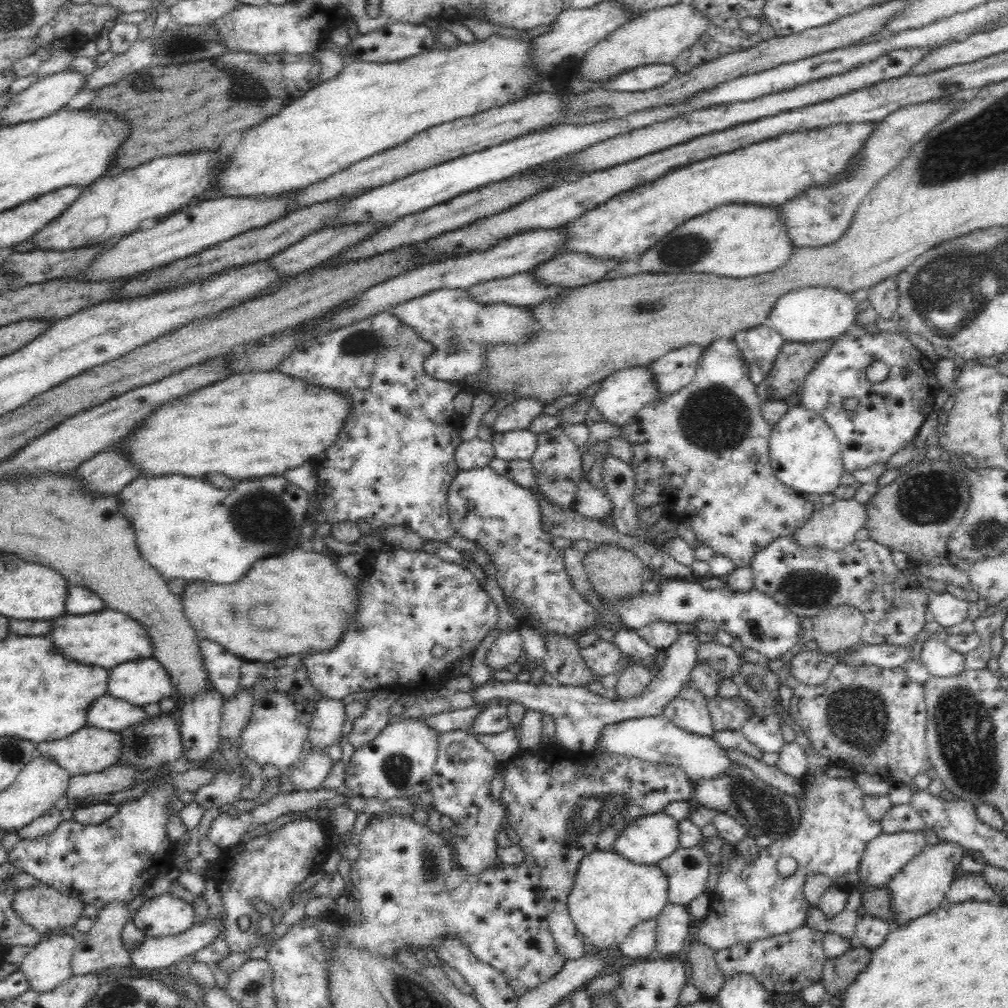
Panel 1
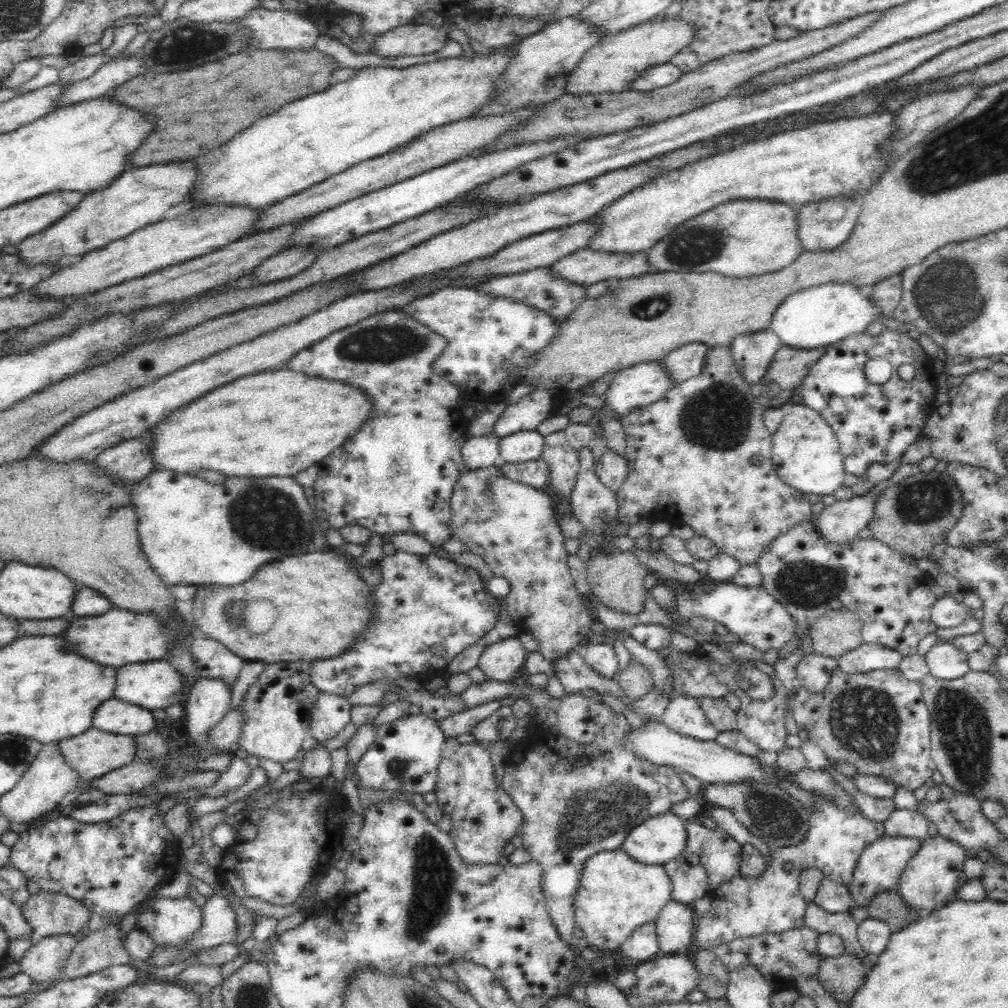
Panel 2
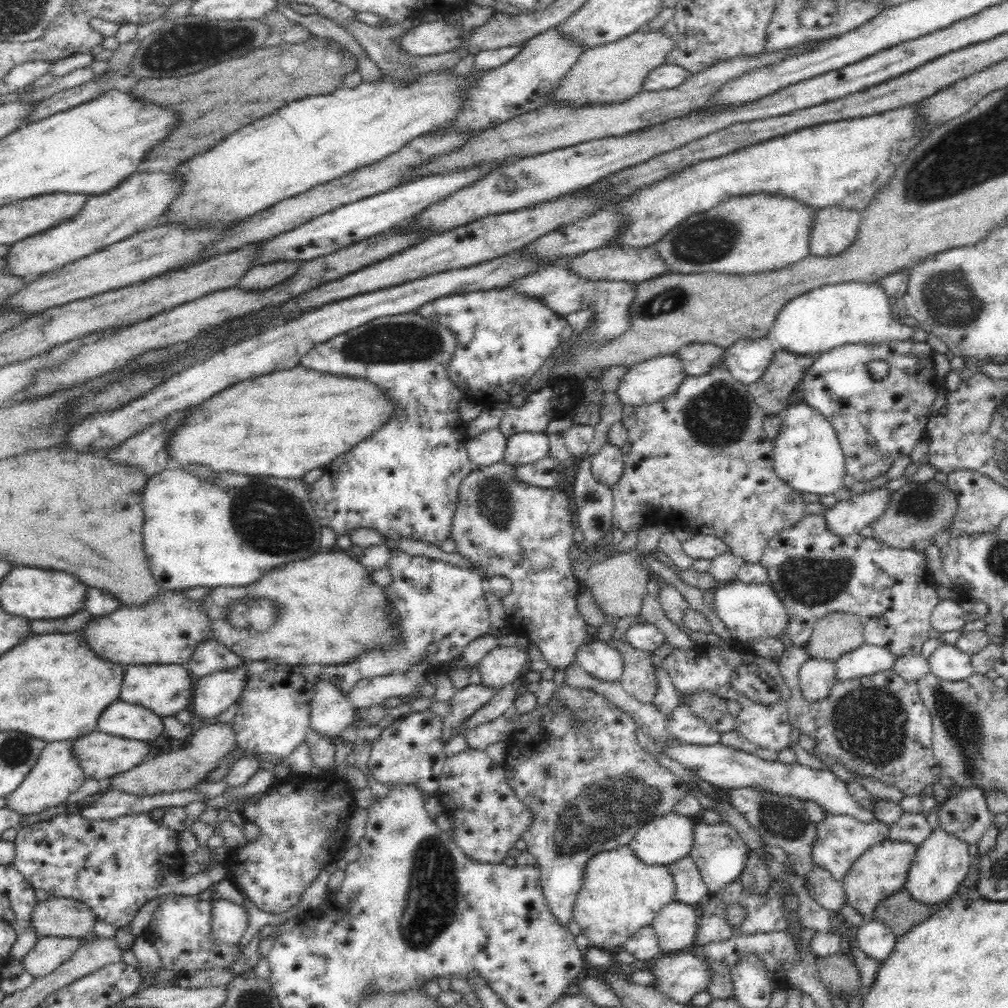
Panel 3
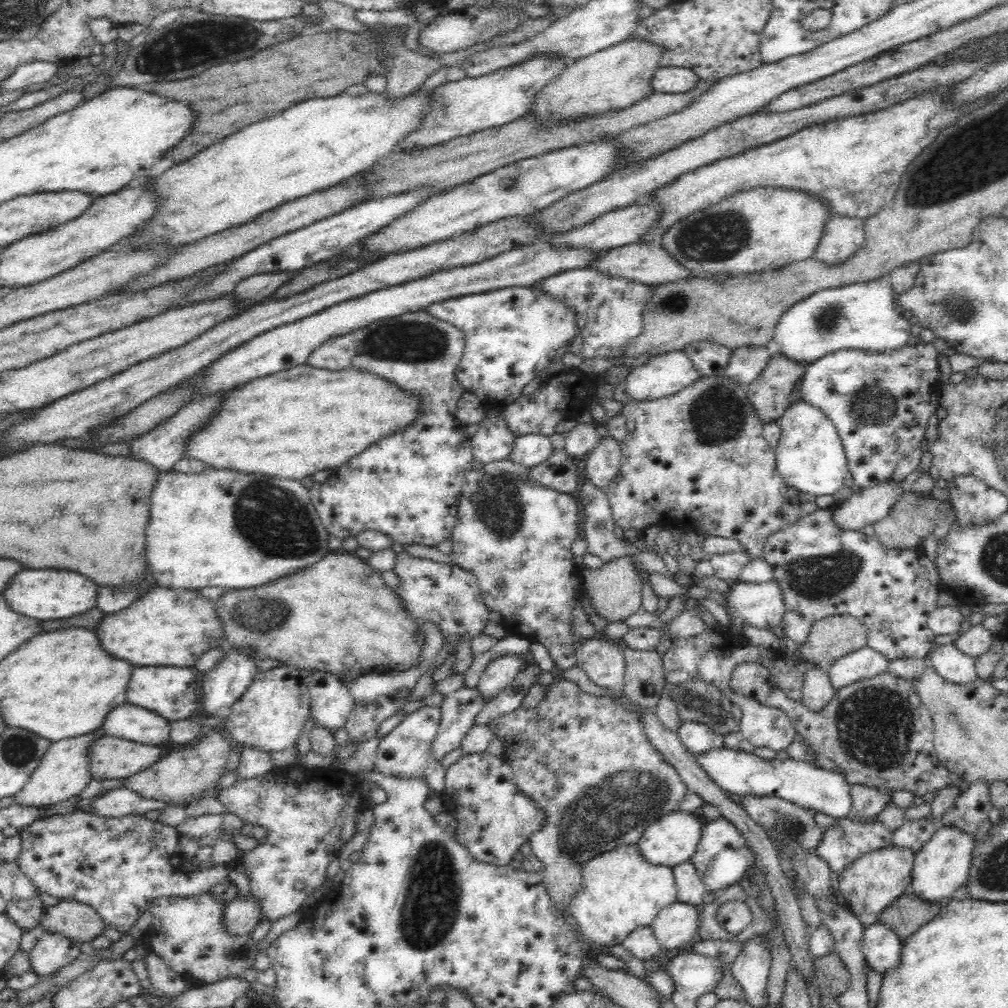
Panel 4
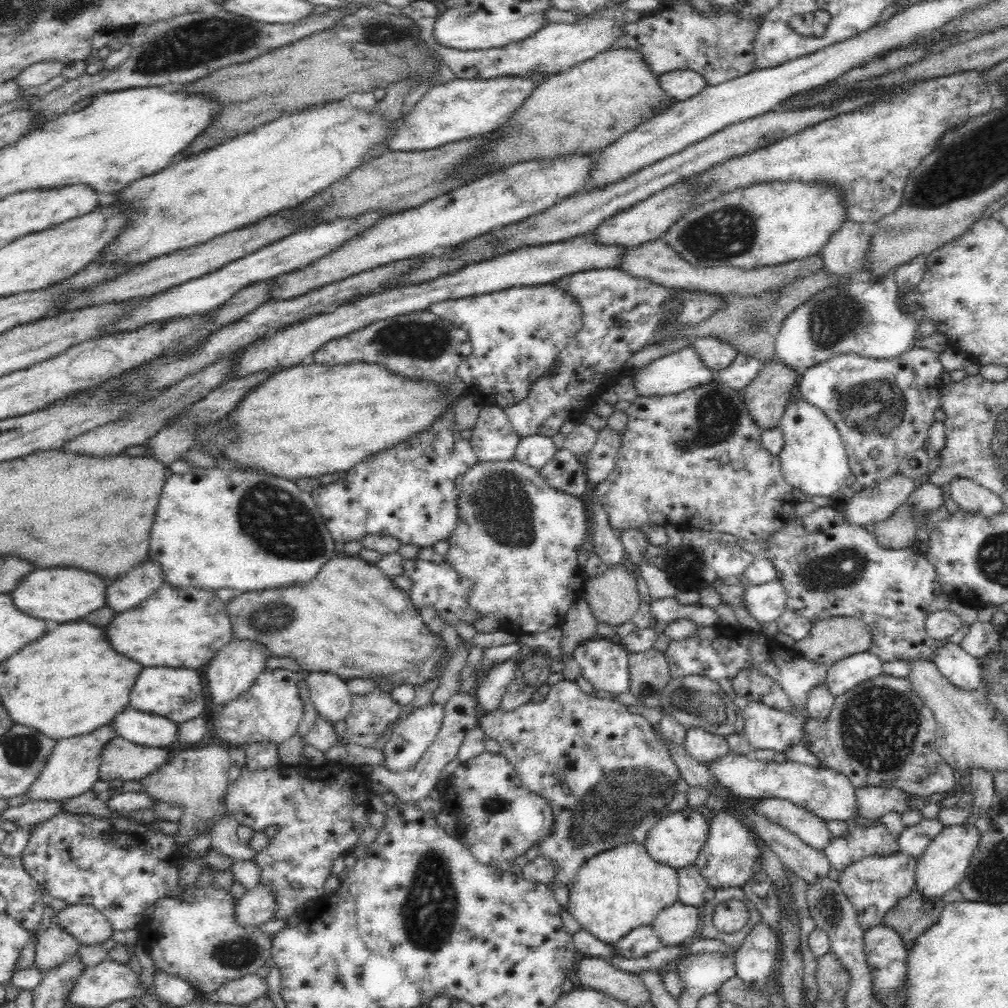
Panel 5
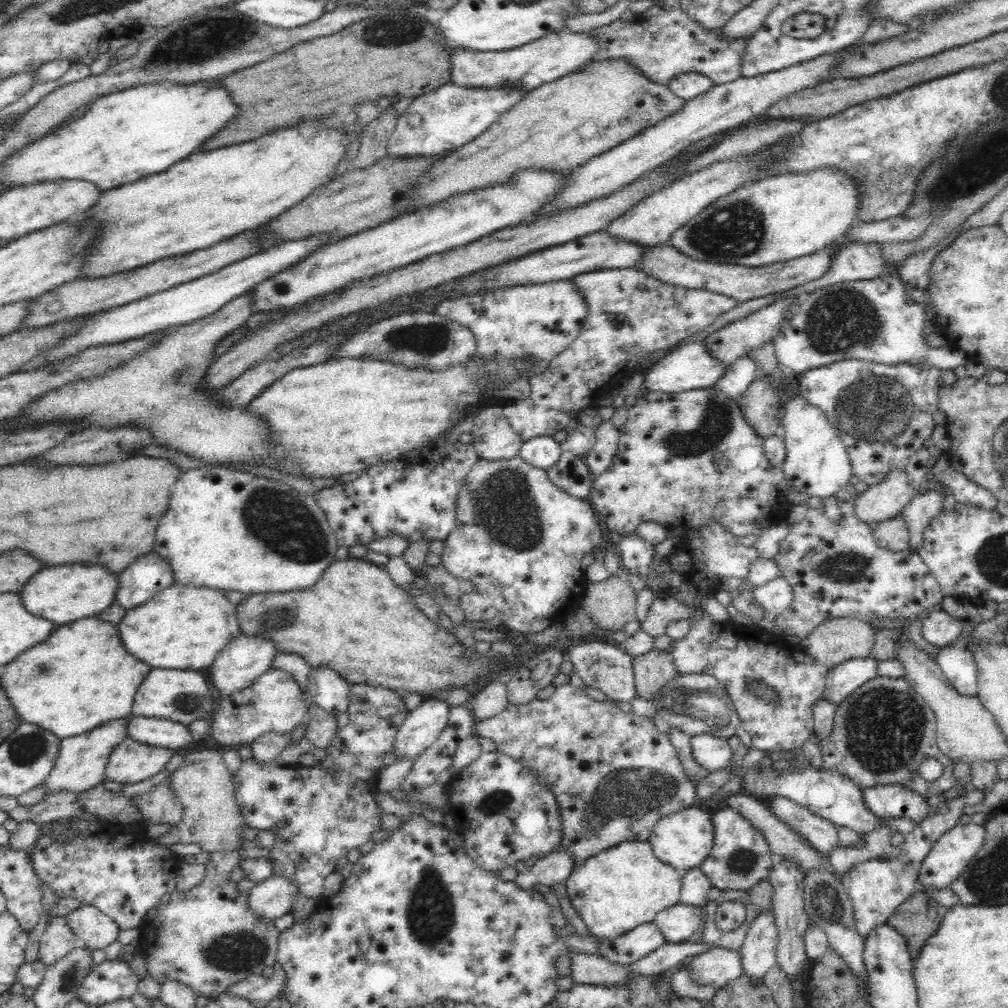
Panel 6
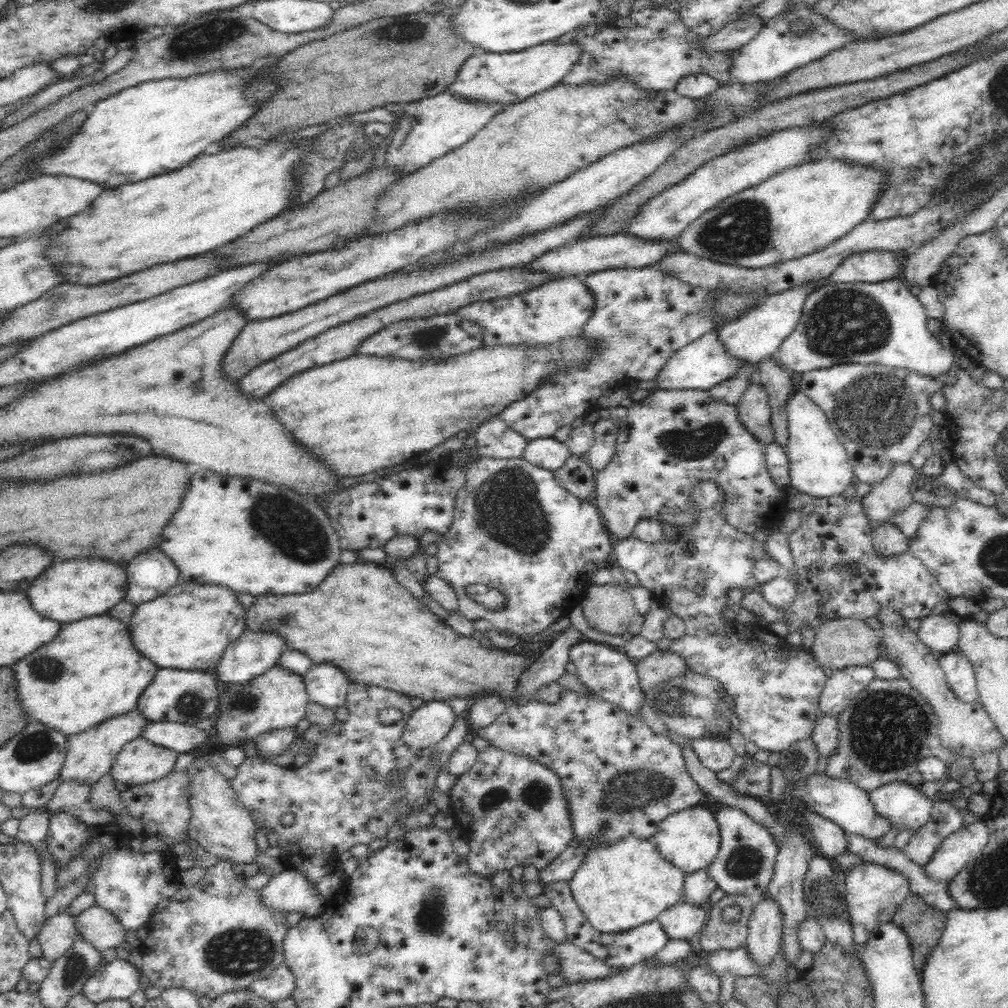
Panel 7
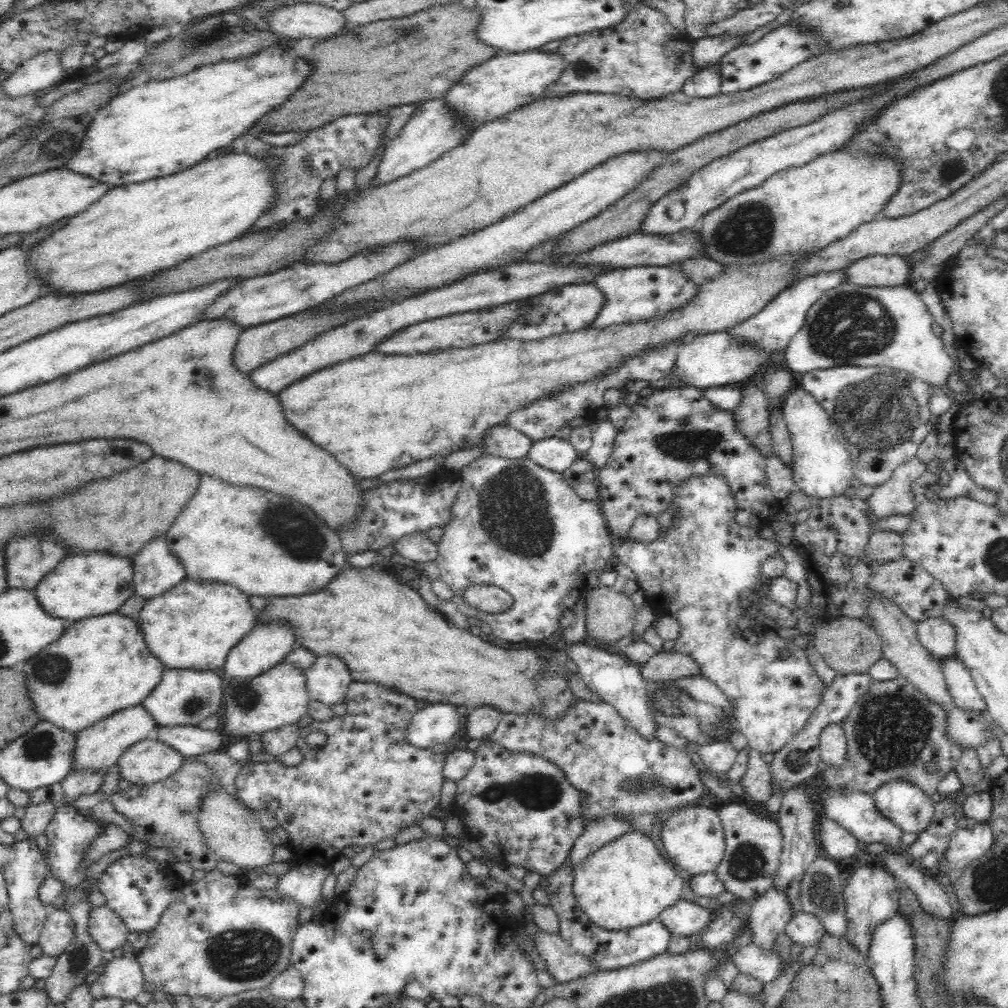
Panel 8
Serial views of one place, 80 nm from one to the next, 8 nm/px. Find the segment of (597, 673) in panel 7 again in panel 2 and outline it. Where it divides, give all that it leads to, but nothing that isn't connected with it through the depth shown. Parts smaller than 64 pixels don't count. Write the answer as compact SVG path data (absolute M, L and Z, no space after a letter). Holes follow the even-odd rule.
M584 642L577 646L578 654L593 671L599 672L609 679L618 672L618 659L614 653L613 644L588 644Z

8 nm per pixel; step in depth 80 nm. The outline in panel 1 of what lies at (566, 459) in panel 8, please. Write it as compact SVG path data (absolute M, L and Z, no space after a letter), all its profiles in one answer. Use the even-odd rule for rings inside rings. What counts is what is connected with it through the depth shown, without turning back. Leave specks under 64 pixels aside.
M528 429L493 432L490 443L496 458L528 461L536 450L536 434Z

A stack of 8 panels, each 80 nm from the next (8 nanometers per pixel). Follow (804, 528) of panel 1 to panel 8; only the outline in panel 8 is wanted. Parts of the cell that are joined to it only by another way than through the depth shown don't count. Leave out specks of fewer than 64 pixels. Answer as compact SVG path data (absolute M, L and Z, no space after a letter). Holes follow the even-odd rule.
M917 457L900 464L886 482L873 488L872 495L865 500L869 513L881 519L891 514L908 514L915 510L915 496L910 484L924 474L926 465L919 462Z

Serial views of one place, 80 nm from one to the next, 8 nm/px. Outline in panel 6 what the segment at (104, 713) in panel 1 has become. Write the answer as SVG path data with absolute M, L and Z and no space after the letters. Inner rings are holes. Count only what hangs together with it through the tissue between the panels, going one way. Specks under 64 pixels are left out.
M132 715L127 718L127 738L150 747L174 751L195 742L184 724L168 719Z

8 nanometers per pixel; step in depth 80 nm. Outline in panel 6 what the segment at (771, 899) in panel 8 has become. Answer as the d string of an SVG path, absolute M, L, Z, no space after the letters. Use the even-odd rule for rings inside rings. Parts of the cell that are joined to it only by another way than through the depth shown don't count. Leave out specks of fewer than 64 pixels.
M756 913L740 948L743 976L764 982L766 972L777 964L778 927L773 913Z

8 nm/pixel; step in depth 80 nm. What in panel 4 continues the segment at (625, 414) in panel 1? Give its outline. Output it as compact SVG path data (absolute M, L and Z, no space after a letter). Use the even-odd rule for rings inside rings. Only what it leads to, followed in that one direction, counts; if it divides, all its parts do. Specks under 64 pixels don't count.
M683 350L668 352L631 368L625 380L625 393L634 402L659 399L680 392L700 376Z

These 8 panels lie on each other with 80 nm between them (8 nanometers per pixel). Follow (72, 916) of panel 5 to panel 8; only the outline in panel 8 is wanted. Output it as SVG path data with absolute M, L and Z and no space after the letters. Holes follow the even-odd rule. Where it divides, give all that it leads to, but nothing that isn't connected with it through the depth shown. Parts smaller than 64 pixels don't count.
M104 904L90 911L88 933L103 951L119 953L129 932L120 916Z

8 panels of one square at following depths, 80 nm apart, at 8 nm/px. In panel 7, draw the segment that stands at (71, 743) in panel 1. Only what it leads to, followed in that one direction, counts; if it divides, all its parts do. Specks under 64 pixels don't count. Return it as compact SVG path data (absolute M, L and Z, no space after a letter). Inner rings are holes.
M136 738L124 744L108 774L127 786L144 785L165 778L174 767L178 753Z

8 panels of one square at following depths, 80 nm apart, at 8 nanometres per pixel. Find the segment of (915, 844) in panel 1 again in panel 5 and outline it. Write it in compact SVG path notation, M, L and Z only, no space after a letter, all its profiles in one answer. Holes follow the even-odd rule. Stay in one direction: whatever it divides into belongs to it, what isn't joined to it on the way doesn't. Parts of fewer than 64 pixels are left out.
M908 853L884 854L884 856L864 856L835 874L840 889L852 903L859 925L866 931L881 924L882 916L901 898L914 891L916 858Z

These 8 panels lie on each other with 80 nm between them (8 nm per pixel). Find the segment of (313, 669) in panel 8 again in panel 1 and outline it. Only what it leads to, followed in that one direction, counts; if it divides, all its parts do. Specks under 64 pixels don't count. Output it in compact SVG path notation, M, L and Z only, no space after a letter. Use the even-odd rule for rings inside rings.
M340 699L320 700L307 735L312 745L310 752L328 752L330 747L338 744L345 719L344 706Z

